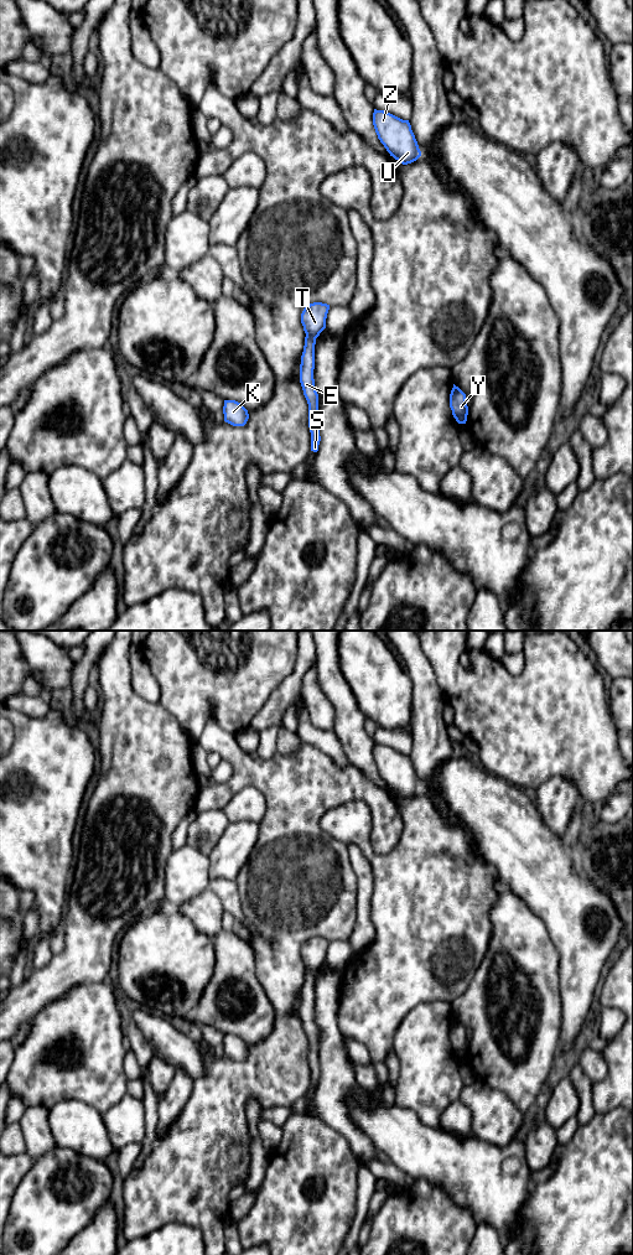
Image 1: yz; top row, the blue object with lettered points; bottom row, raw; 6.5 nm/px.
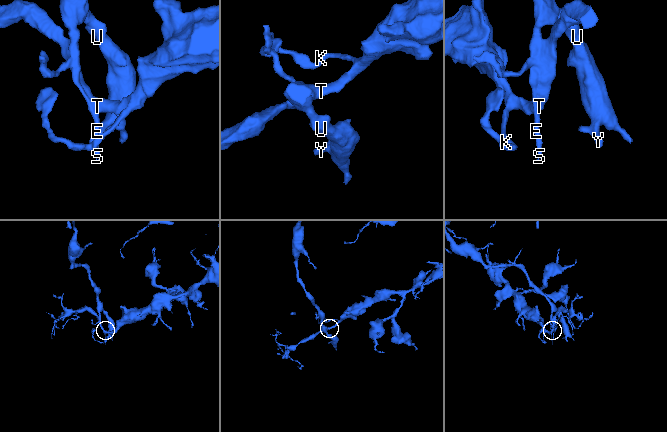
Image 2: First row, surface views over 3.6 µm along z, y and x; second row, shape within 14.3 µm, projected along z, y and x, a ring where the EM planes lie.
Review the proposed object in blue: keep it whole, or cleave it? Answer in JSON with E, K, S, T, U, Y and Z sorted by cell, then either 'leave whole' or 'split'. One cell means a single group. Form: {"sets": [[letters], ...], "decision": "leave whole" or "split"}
{"sets": [["E", "S", "U", "Y", "Z"], ["K", "T"]], "decision": "split"}

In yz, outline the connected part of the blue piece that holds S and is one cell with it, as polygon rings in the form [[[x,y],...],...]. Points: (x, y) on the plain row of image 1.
[[[306,969],[300,999],[300,1017],[308,1038],[308,1062],[311,1067],[311,1085],[317,1087],[321,1075],[318,1063],[318,1028],[315,1022],[315,979],[316,973]]]

